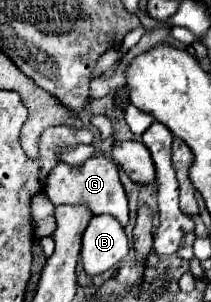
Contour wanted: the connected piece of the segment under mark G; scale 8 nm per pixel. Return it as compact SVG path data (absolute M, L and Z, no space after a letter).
M92 156L86 162L82 162L80 166L70 166L70 164L60 162L48 174L48 182L46 182L44 190L54 206L84 204L94 214L112 214L124 226L128 224L128 200L126 200L126 192L118 178L118 166L104 156Z

